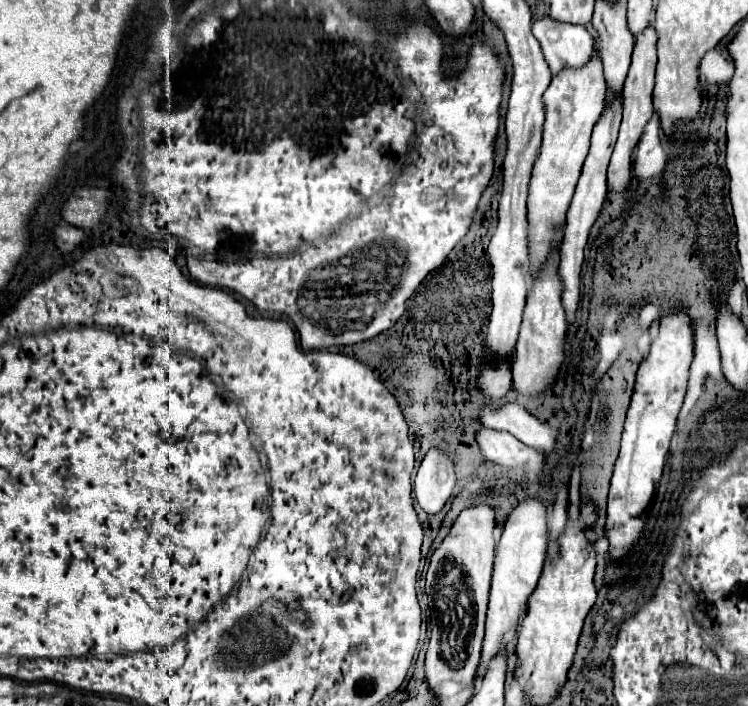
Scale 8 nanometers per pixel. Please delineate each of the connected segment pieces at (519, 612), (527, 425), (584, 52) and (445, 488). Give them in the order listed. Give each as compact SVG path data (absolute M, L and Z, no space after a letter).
M537 499L521 501L507 517L505 529L497 543L497 561L491 581L491 597L489 597L489 611L487 611L487 625L485 625L485 641L481 663L475 673L475 683L479 683L491 663L493 657L499 657L505 651L505 633L517 629L519 621L527 613L527 601L537 587L541 577L543 561L547 549L547 525L545 525L545 505Z
M509 403L499 409L483 409L479 413L479 423L483 423L489 429L507 431L525 445L539 449L543 453L551 453L557 447L559 429L541 423L531 413L527 413L525 407L517 403Z
M543 17L533 23L533 35L541 43L551 77L565 67L585 67L593 55L593 37L581 25L557 23Z
M431 449L421 461L413 481L415 503L427 515L437 515L449 501L453 487L455 487L453 463L445 457L445 453Z

